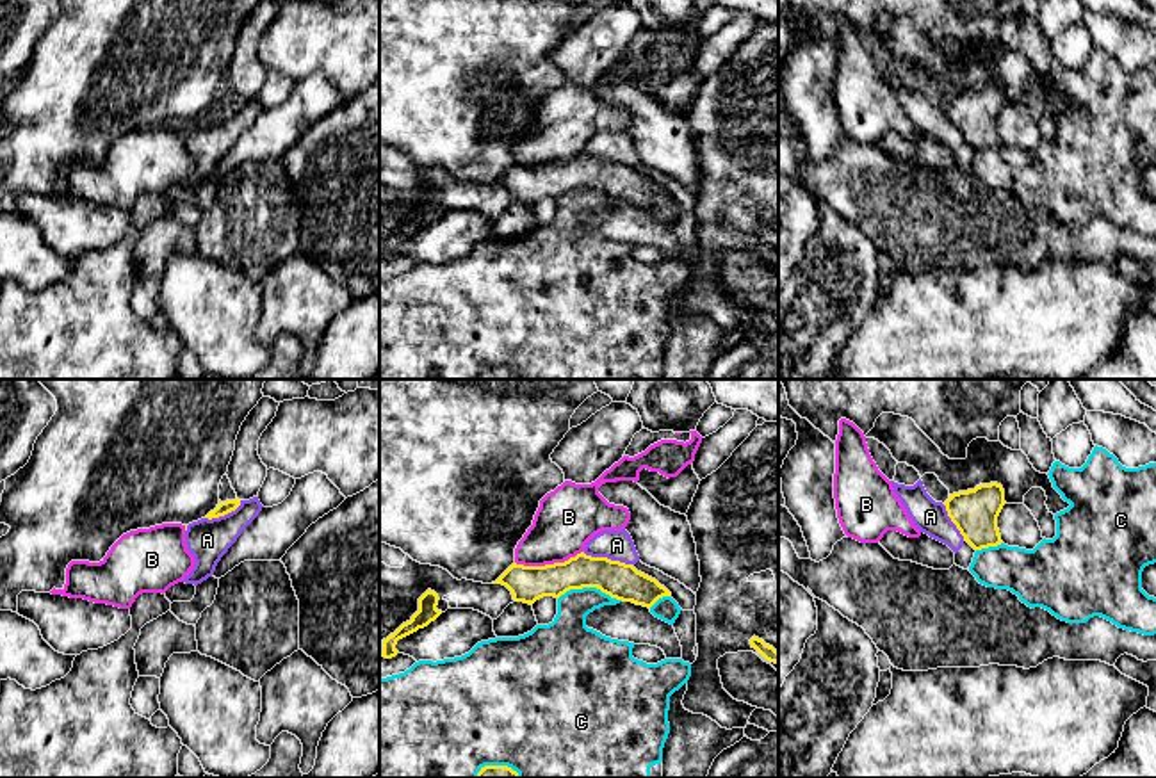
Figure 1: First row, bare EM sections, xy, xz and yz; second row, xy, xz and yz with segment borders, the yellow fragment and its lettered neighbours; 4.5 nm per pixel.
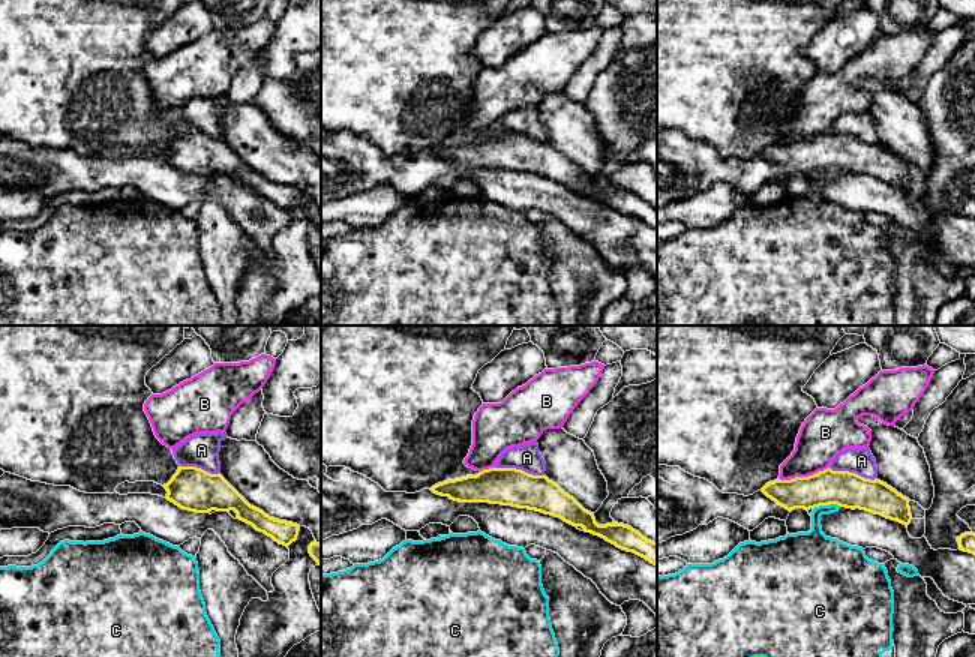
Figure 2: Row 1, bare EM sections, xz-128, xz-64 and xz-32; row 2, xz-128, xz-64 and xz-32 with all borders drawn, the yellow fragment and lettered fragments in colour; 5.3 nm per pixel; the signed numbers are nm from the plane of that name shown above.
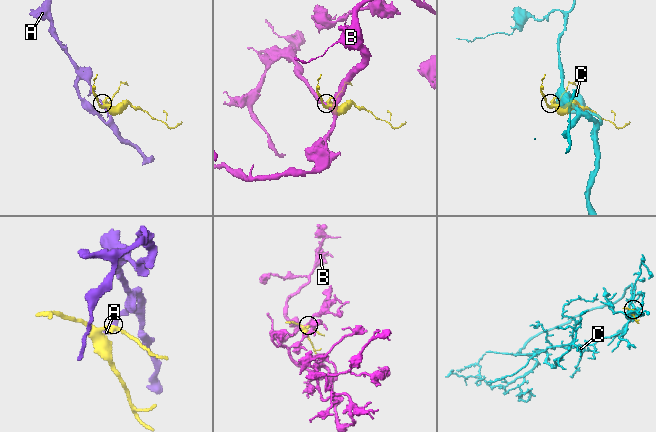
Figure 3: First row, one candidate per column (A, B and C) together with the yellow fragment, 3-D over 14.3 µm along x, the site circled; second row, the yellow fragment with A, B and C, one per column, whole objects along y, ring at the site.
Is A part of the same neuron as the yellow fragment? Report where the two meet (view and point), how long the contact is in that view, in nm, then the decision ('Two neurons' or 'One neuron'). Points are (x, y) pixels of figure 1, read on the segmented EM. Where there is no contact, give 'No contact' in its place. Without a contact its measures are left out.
Touches yellow at xz (606, 558). Shared border 240 nm. Two neurons

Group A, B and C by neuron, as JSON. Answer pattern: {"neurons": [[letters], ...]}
{"neurons": [["A"], ["B"], ["C"]]}

